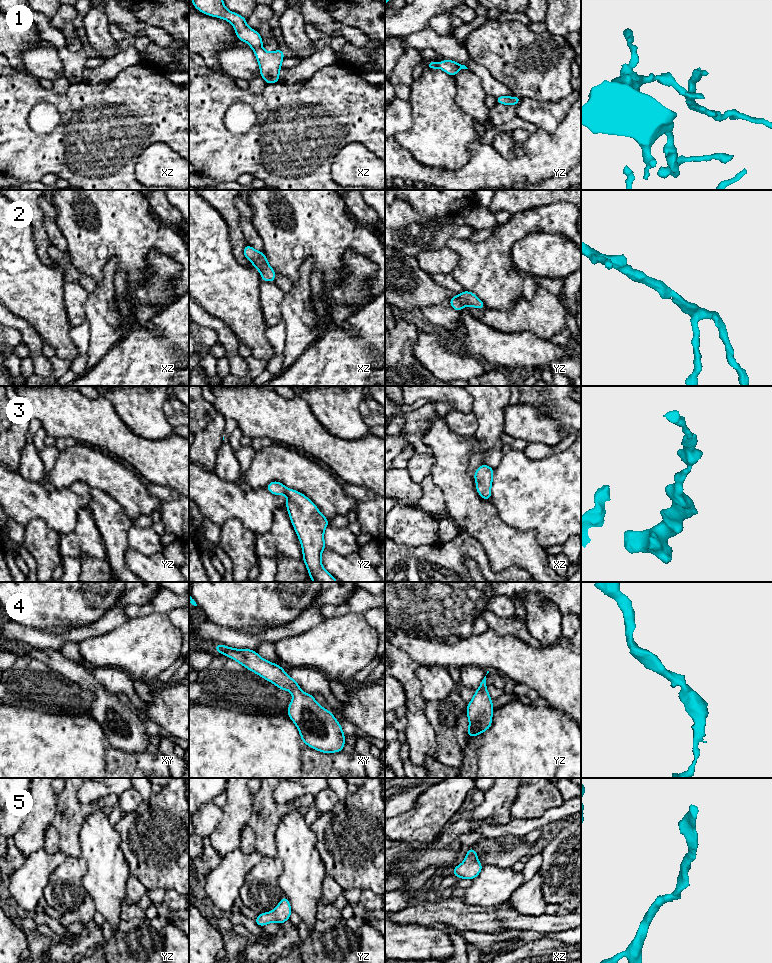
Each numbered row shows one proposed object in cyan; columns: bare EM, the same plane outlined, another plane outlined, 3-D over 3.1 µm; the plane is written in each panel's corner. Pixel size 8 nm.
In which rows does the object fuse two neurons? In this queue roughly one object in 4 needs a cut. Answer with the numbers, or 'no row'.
no row

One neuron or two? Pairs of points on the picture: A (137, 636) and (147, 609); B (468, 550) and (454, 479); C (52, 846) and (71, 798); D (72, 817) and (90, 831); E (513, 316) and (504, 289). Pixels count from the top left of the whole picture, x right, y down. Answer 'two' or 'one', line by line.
A: two
B: two
C: two
D: two
E: two

